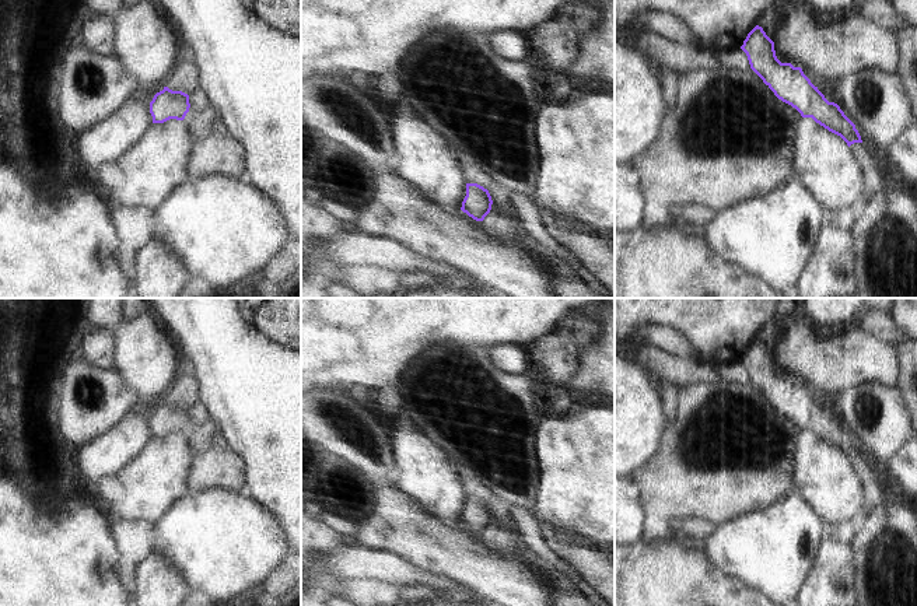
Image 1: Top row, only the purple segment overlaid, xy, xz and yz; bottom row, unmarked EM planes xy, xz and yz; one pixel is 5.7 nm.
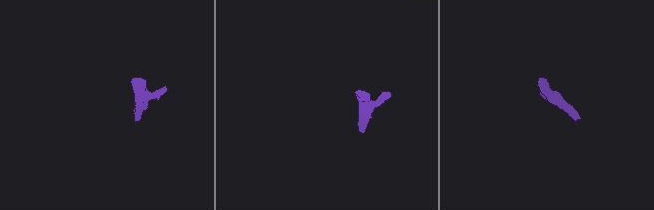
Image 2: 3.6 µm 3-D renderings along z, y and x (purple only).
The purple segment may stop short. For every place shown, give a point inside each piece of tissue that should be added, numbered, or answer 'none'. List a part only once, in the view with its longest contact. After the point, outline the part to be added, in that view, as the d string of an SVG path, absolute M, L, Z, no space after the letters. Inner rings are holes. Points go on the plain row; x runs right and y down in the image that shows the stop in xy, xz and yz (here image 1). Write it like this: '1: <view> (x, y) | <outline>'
1: yz (870, 477) | M854 456L850 459L851 466L858 473L862 488L865 507L874 508L878 502L882 502L883 487L881 476L875 470L865 456Z

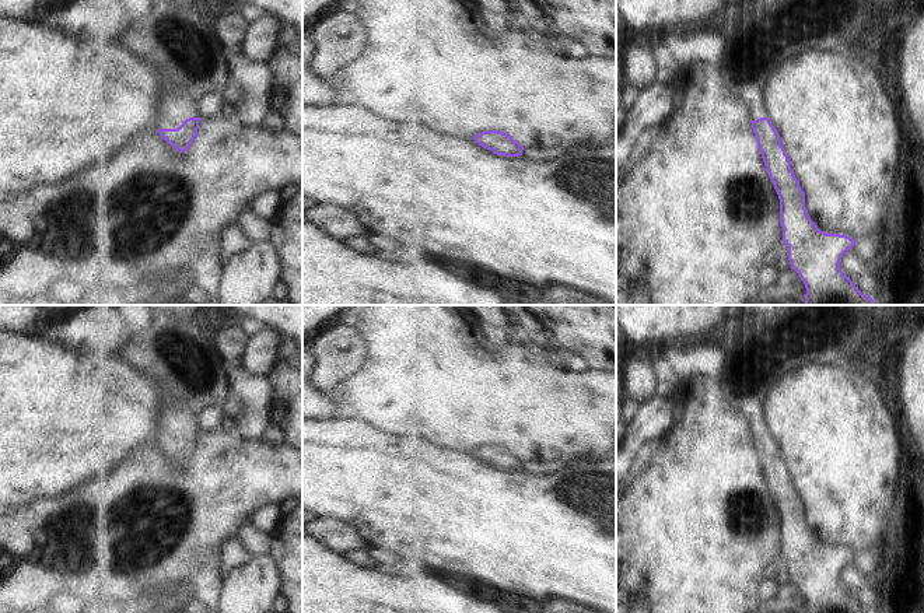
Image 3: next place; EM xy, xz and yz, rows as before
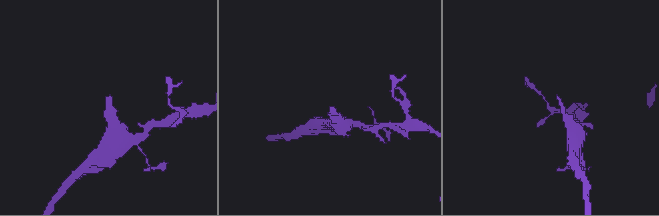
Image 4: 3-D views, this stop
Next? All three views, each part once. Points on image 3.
1: xy (164, 346) | M157 313L139 323L119 353L130 365L157 378L167 390L158 442L178 442L186 432L199 431L200 409L211 403L224 404L231 396L217 344L203 343L193 334L196 330L197 326L188 318Z

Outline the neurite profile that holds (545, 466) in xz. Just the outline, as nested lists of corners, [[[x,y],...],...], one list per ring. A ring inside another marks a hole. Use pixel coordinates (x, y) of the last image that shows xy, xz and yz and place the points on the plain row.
[[[554,459],[554,460],[542,460],[542,462],[533,462],[526,460],[522,463],[522,469],[535,474],[552,474],[554,472],[559,472],[567,466],[566,460]]]

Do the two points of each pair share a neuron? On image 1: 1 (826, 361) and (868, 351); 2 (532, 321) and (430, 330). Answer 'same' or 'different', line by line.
1: same
2: same

